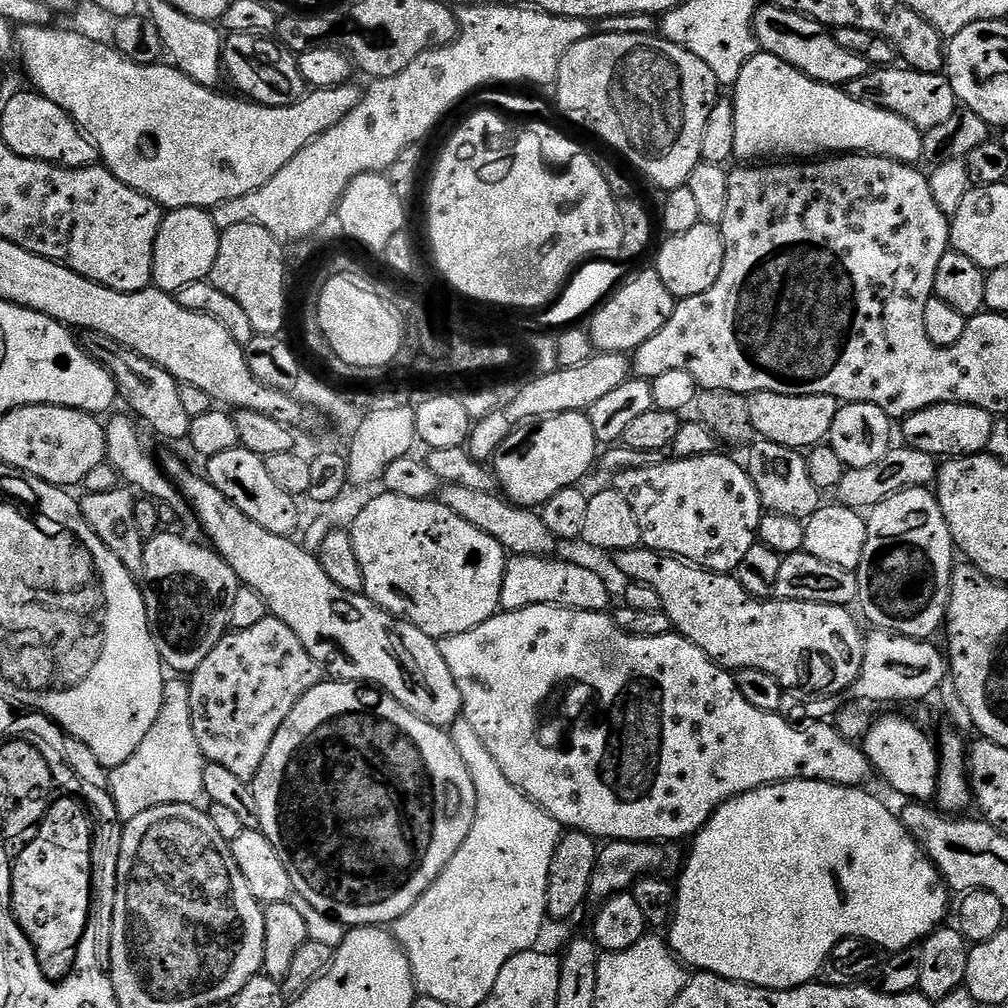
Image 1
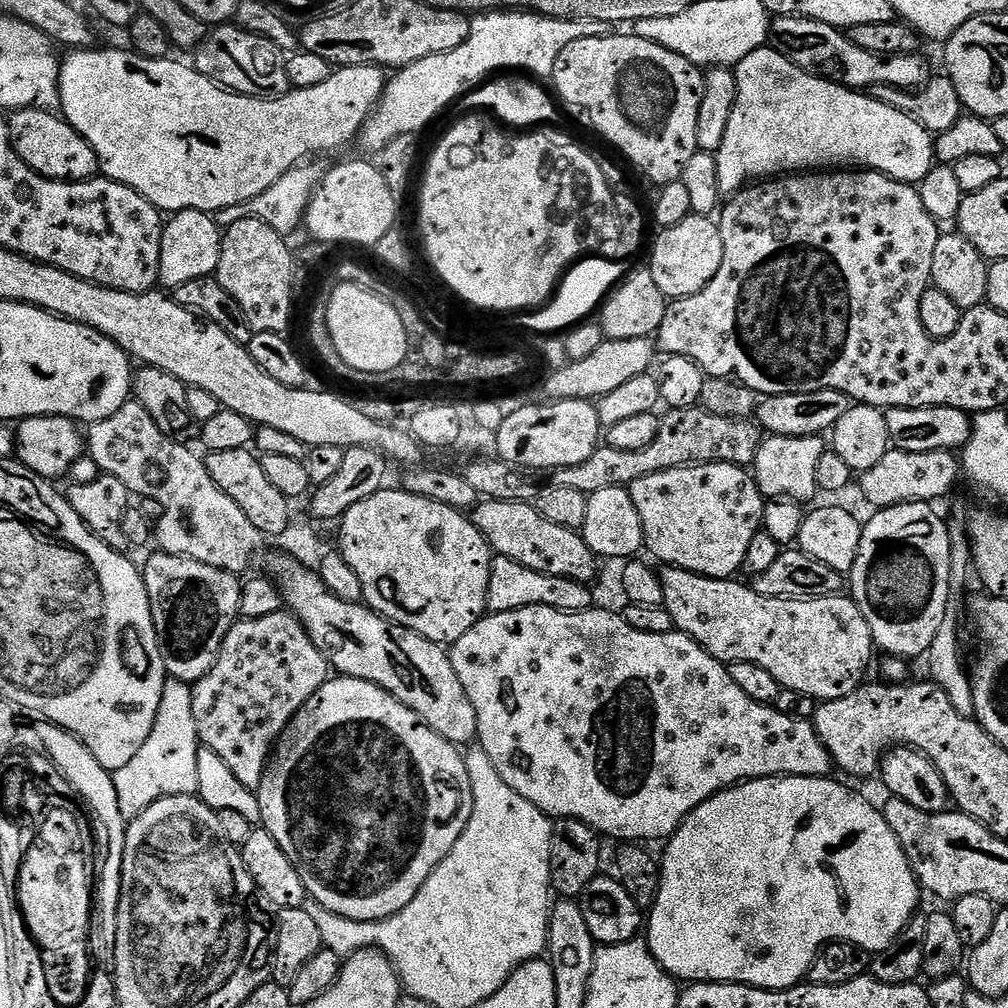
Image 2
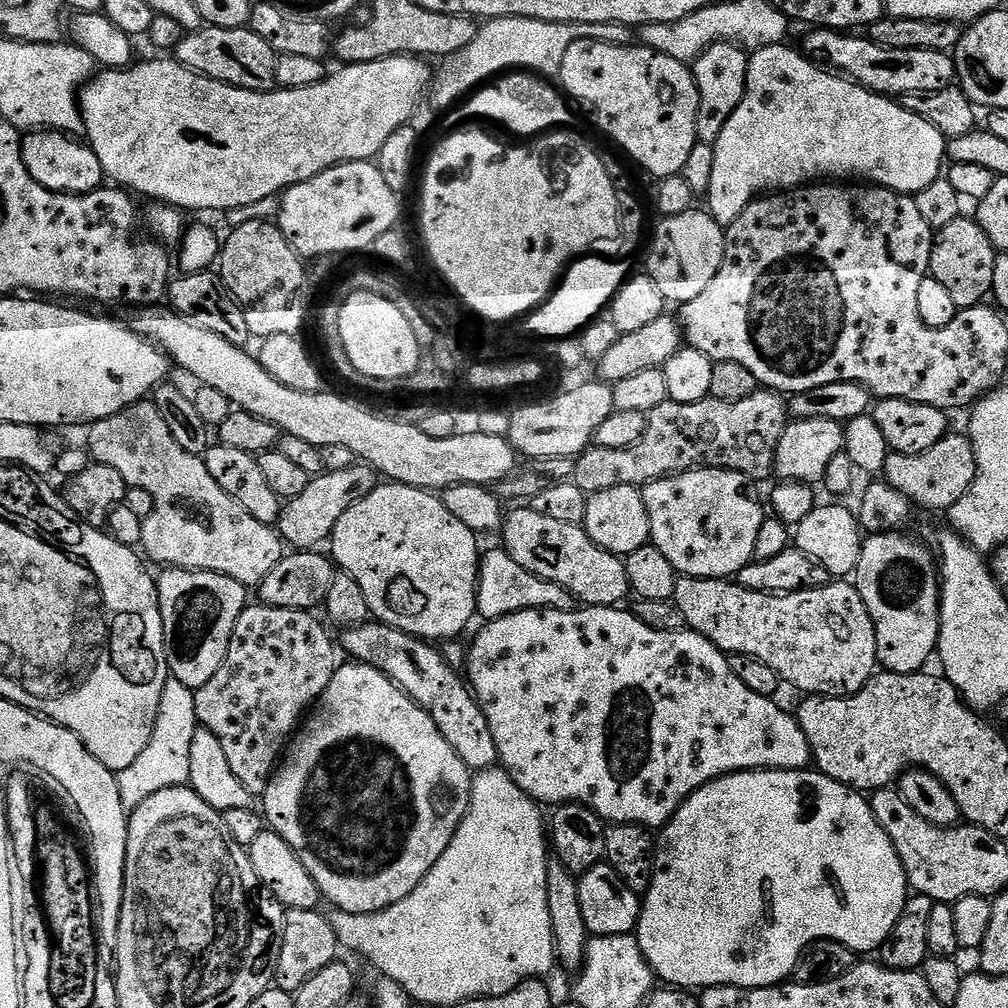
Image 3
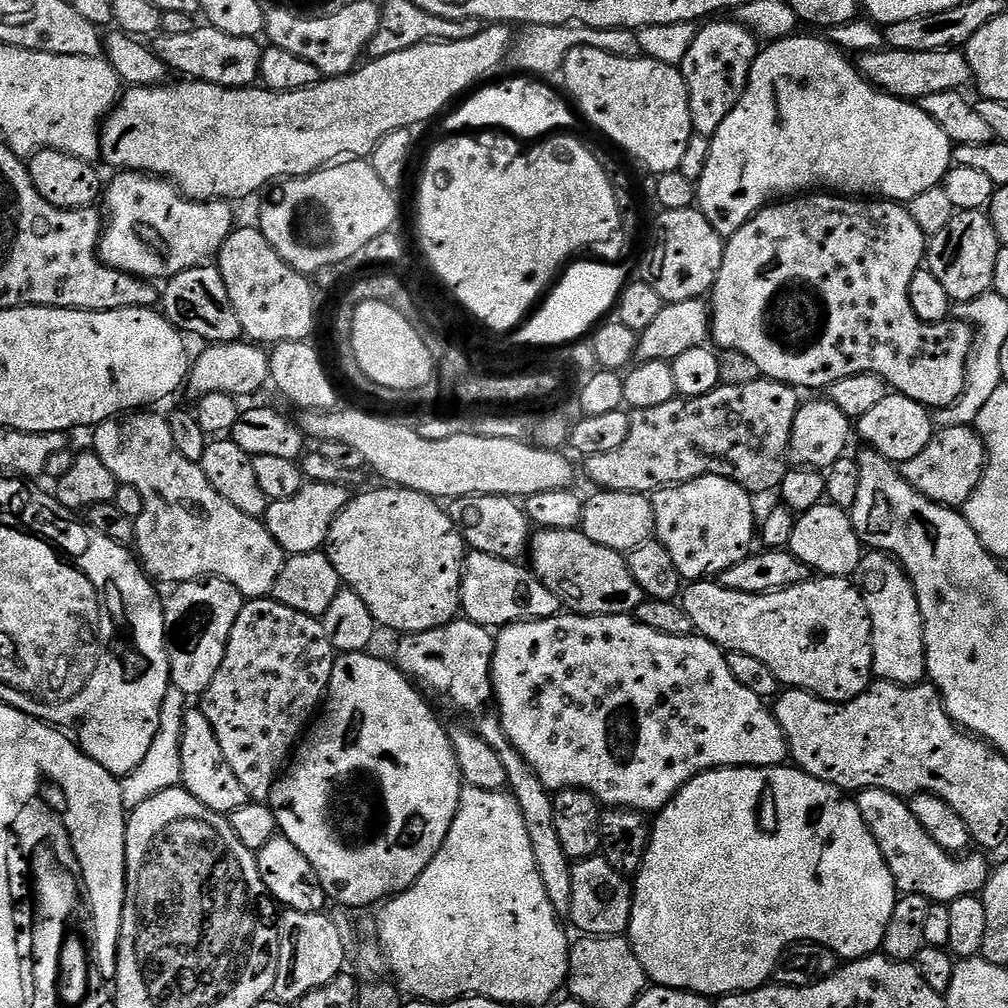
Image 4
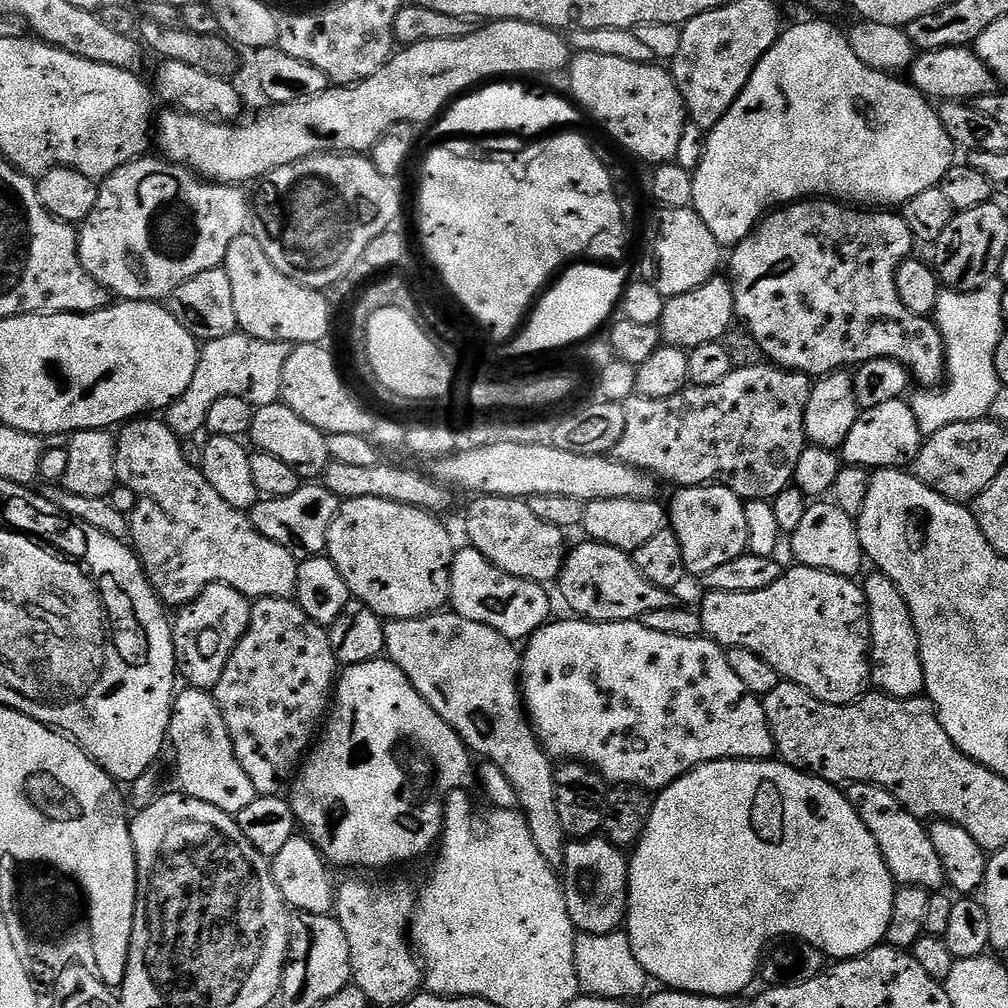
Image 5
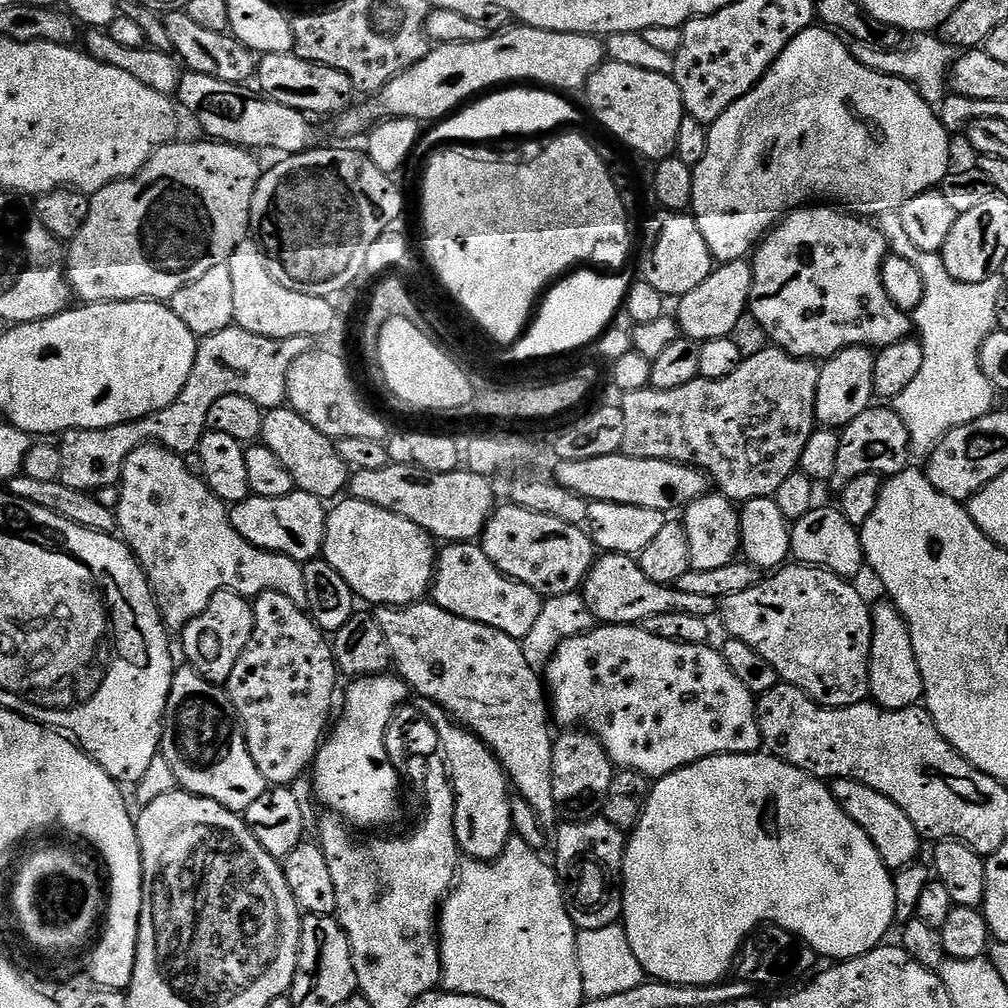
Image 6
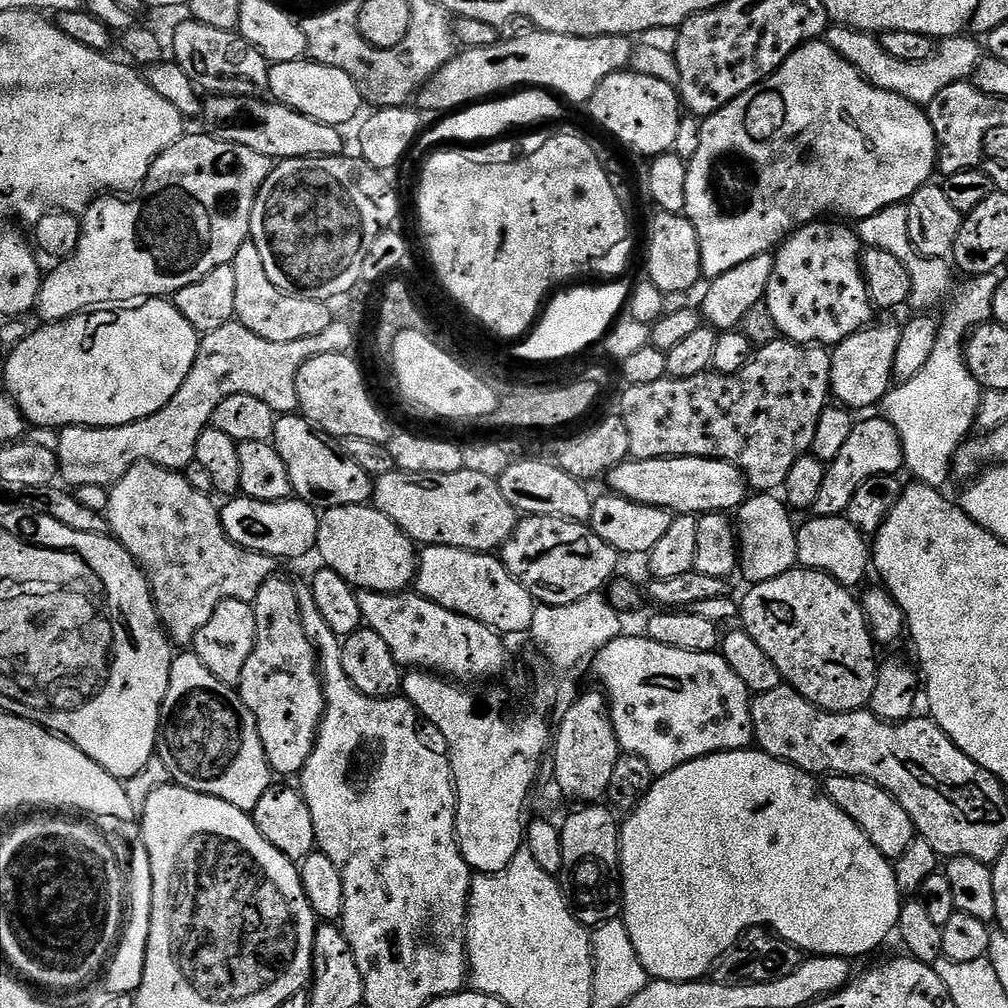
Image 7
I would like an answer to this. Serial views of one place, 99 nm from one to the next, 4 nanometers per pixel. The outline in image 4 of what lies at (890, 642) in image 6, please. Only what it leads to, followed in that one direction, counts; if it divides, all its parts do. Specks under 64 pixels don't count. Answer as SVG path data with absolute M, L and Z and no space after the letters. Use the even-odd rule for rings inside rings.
M872 550L861 555L860 564L854 573L854 583L866 602L872 623L873 677L895 684L921 683L928 670L924 653L924 619L916 591L904 573L904 567L887 552Z

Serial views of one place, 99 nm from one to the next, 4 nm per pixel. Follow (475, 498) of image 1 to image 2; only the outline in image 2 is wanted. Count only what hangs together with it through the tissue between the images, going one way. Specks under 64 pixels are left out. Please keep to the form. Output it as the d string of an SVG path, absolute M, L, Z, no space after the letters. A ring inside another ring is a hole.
M481 499L471 509L470 519L472 525L484 535L485 542L487 542L488 547L492 549L496 556L505 556L530 570L538 570L542 574L561 576L571 580L592 582L592 579L596 576L598 557L592 553L590 546L586 546L586 542L579 531L566 526L557 526L556 523L542 518L542 514L538 514L538 510L531 503L522 500Z

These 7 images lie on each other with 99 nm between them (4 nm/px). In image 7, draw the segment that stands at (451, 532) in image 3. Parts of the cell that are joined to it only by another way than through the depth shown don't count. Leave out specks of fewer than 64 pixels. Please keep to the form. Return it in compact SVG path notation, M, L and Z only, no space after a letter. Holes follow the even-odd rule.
M359 504L358 506L342 506L329 508L320 517L318 538L315 551L320 552L323 567L334 570L339 576L357 590L365 592L402 592L416 579L416 565L418 563L418 548L405 532L386 514L382 514L375 506Z

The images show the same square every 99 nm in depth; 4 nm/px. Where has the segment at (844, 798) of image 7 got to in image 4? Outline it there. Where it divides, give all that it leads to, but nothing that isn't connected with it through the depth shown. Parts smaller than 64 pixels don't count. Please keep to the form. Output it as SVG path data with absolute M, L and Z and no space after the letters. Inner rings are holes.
M863 788L855 793L854 799L866 826L882 850L882 858L886 858L886 866L890 866L897 893L924 896L929 902L947 905L963 896L983 893L990 875L987 858L969 854L959 856L938 846L938 842L922 830L922 822L914 818L911 803L905 797L881 788Z

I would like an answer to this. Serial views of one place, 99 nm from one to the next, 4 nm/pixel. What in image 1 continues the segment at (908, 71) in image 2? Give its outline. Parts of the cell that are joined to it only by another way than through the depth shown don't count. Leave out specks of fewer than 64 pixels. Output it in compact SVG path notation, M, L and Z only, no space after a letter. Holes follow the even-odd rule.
M764 2L753 16L752 28L759 51L774 54L774 58L782 58L782 62L794 66L794 70L806 74L811 80L846 86L870 70L866 58L858 58L858 54L850 54L850 50L838 46L835 35L825 25L803 16L801 12L788 12L784 8L775 8L770 2Z

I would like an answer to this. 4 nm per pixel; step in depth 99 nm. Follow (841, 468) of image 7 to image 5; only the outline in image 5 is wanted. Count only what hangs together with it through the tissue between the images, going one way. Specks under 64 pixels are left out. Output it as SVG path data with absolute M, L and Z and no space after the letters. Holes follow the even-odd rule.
M901 398L894 402L886 402L883 406L874 406L861 411L860 417L854 422L850 434L846 434L846 442L842 449L842 460L845 465L853 464L859 468L875 470L877 468L907 469L918 458L918 450L925 442L925 434L918 426L918 418L914 418L914 410L907 399Z

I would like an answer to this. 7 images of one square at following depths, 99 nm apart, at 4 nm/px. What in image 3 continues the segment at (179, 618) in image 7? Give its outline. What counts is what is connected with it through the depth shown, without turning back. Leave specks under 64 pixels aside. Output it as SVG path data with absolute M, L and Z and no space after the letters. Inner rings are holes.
M151 399L96 421L87 432L86 447L95 463L110 466L129 488L141 488L154 498L154 512L142 526L142 552L153 565L219 572L245 586L259 586L286 555L279 531L246 514L210 478L203 459L182 448Z

